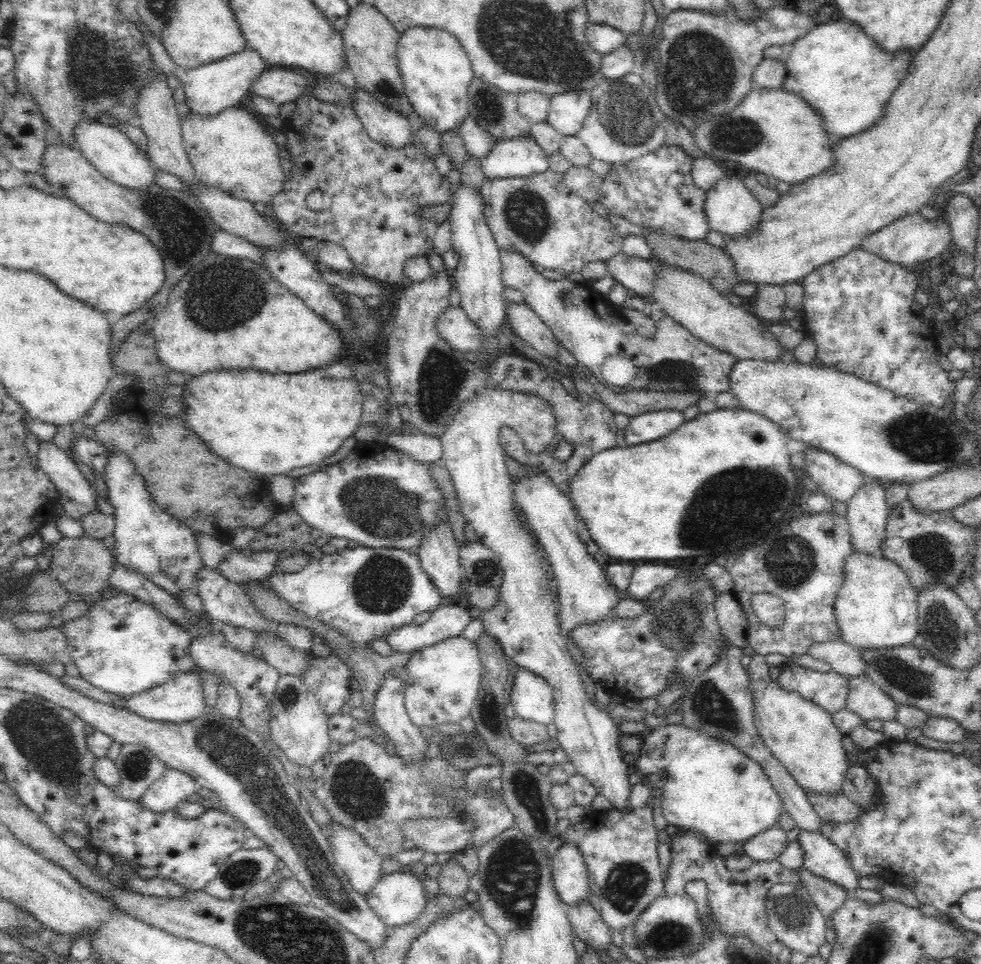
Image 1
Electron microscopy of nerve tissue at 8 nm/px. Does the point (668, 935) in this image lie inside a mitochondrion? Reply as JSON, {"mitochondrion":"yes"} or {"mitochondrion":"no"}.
{"mitochondrion":"yes"}

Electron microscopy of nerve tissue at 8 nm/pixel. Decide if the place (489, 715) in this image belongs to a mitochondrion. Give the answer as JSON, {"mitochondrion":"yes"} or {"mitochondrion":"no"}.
{"mitochondrion":"yes"}

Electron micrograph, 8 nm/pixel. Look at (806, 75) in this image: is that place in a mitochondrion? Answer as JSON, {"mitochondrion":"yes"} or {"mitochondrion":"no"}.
{"mitochondrion":"no"}

